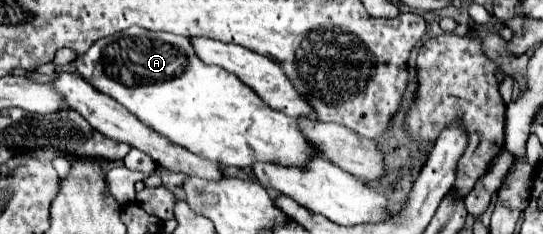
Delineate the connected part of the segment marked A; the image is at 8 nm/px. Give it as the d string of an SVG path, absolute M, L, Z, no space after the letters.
M130 27L96 41L74 61L74 67L80 77L116 99L148 127L224 167L250 169L254 163L276 163L306 169L318 155L296 119L266 105L236 75L202 63L186 37Z

